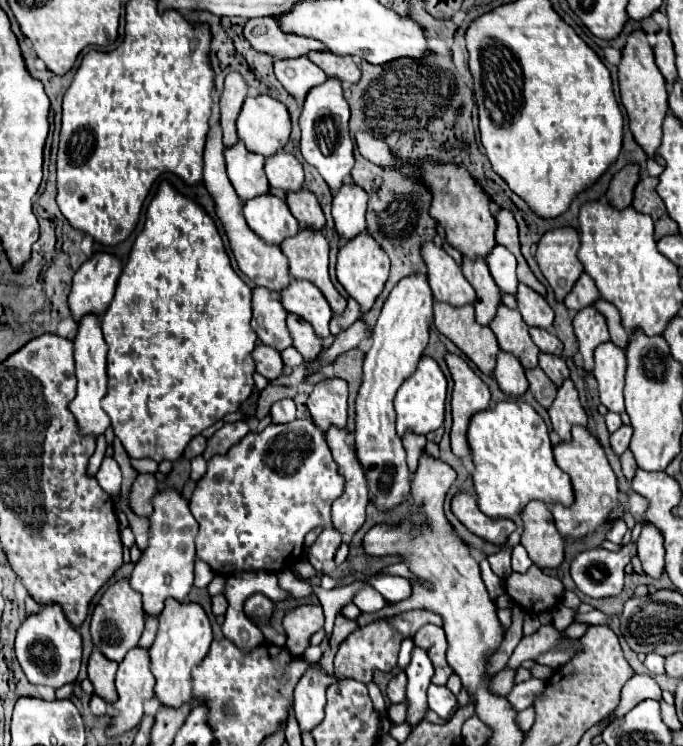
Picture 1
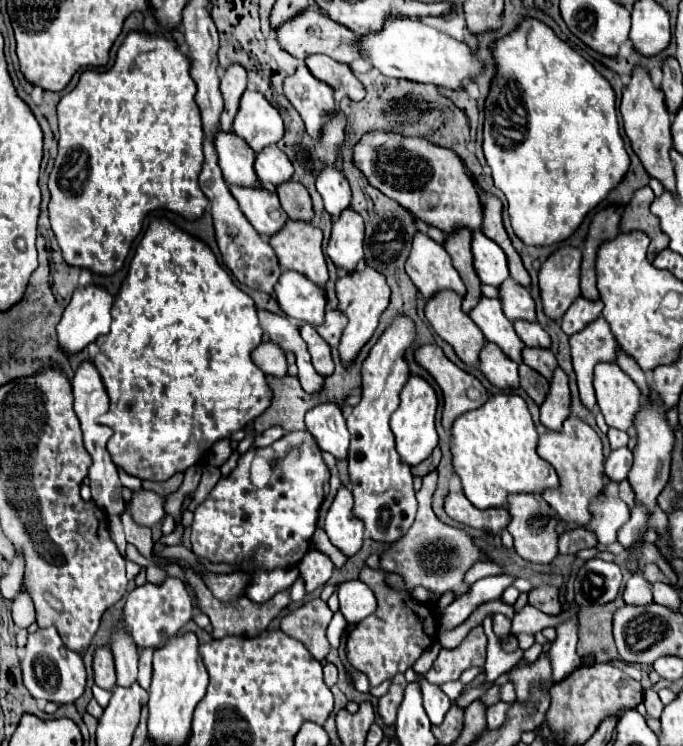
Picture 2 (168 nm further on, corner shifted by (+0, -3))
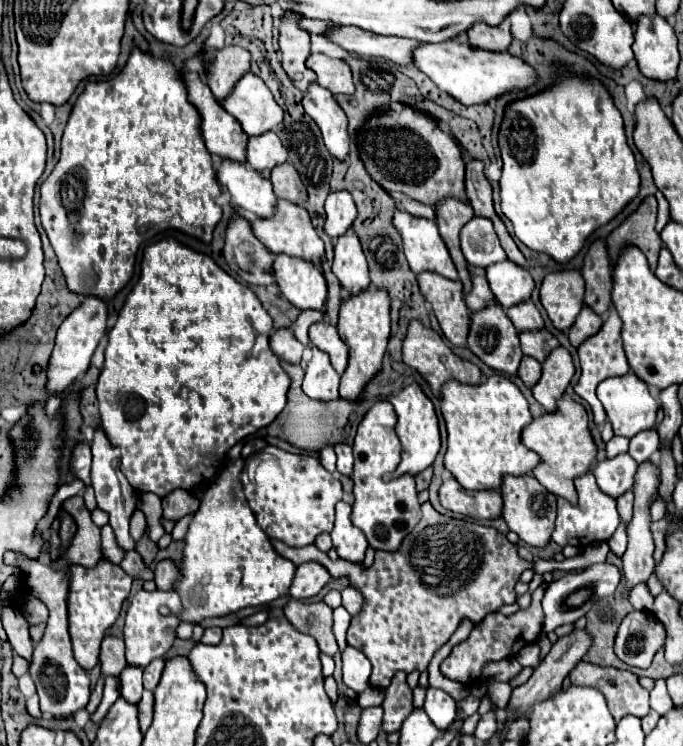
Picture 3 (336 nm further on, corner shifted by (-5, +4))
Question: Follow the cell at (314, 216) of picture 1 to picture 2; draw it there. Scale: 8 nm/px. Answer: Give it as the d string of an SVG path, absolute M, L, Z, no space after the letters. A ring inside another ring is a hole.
M298 181L282 183L278 187L278 197L280 197L280 203L282 203L282 207L284 207L284 211L288 213L290 219L312 221L314 211L312 211L310 193Z

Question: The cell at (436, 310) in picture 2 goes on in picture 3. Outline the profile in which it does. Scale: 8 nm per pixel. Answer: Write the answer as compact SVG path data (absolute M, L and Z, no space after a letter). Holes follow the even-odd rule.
M433 272L419 274L417 282L421 294L433 306L433 312L439 320L445 338L455 346L465 346L469 328L469 310L463 300L461 282L443 278Z

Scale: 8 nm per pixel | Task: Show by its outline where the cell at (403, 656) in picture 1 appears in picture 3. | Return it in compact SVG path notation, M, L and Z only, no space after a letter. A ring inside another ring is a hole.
M427 688L423 710L439 730L449 730L455 720L455 700L439 688Z

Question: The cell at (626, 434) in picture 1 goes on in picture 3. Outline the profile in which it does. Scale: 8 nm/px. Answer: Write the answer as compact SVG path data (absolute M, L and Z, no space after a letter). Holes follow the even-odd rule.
M619 454L613 460L603 460L593 470L599 488L615 500L633 488L635 472L637 472L637 462L629 454Z

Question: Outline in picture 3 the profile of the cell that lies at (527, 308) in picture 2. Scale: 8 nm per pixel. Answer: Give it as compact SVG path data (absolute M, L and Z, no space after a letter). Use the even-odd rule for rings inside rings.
M511 260L491 264L487 268L487 282L493 296L505 310L511 308L513 304L529 300L531 290L535 286L529 270Z

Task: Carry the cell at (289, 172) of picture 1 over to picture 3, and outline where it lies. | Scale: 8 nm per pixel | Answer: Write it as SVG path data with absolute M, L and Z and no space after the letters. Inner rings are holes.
M273 130L265 132L263 136L249 138L249 142L247 142L247 164L253 170L257 170L257 172L271 170L271 168L283 164L285 160L287 160L287 150Z

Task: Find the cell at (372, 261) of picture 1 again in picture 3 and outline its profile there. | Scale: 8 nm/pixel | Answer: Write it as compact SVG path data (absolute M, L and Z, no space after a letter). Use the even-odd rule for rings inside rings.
M369 288L359 296L351 296L341 304L339 310L339 336L349 346L349 366L341 376L339 396L343 400L359 400L363 396L363 388L381 372L383 356L389 340L389 296L385 290Z

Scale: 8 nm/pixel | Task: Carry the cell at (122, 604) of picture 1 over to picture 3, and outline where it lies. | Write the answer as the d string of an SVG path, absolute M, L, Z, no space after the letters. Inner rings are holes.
M127 666L121 676L121 696L129 702L129 704L139 704L141 700L141 692L143 692L143 684L141 684L141 674L143 670L137 666Z

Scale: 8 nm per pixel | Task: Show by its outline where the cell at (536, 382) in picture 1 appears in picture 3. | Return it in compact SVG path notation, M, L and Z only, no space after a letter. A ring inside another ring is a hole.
M523 356L517 374L525 382L525 386L533 388L539 382L539 376L541 376L541 364L535 358L531 358L531 356Z

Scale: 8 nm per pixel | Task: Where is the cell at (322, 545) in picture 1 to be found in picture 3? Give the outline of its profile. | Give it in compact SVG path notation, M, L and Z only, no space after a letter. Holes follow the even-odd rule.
M307 562L301 564L295 570L295 580L291 582L289 594L295 600L305 600L305 598L313 598L321 592L321 588L331 580L329 572L317 564L317 562Z

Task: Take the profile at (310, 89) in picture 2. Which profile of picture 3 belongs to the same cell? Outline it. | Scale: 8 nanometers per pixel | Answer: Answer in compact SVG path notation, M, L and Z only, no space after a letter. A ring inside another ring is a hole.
M311 84L309 92L303 98L305 112L317 122L325 148L333 158L345 160L349 154L349 136L347 136L347 116L327 88Z

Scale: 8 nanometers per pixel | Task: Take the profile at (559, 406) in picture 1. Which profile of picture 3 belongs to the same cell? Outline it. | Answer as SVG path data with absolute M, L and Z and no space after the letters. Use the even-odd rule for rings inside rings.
M563 346L555 348L555 352L549 352L547 362L541 364L541 372L543 372L541 378L531 388L531 392L533 392L533 398L547 412L553 412L557 408L557 400L563 396L567 384L575 374L571 354Z

